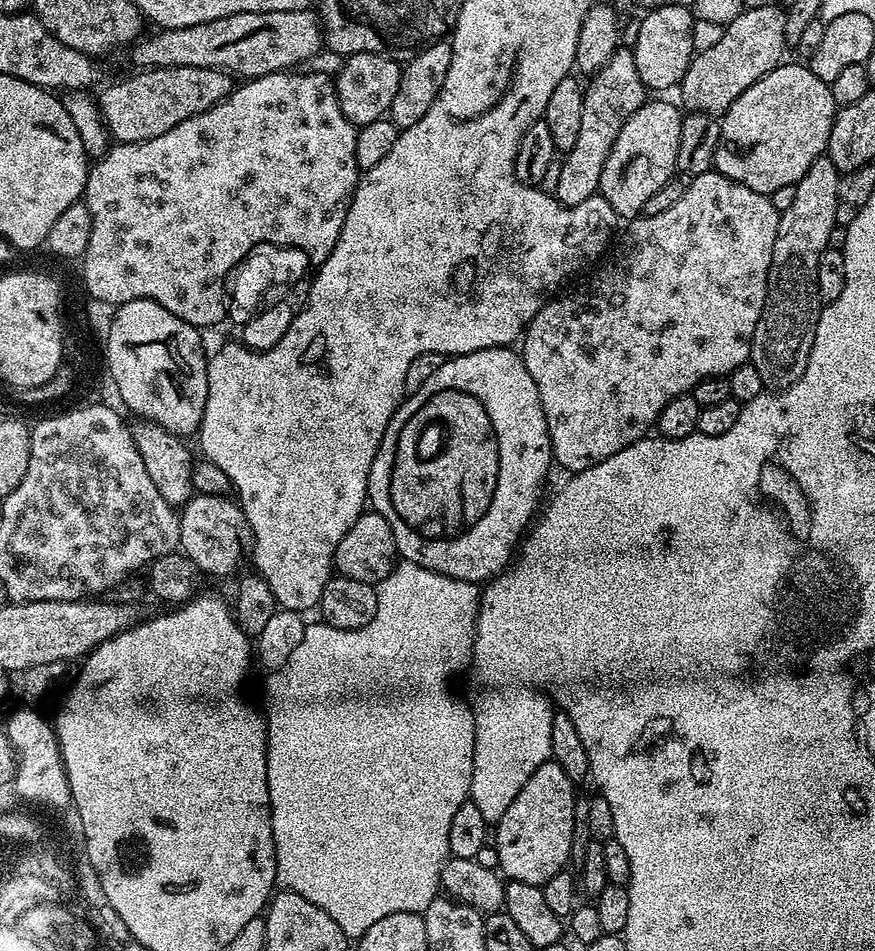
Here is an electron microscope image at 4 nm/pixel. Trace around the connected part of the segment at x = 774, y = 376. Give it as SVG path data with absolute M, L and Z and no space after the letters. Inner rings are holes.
M827 155L819 156L814 166L810 166L810 170L806 170L806 174L796 183L794 202L790 208L780 214L772 251L772 268L768 272L768 293L754 330L750 357L750 363L754 370L758 370L758 378L762 378L765 389L783 390L790 387L798 382L798 378L802 378L806 362L810 362L810 350L814 346L814 334L822 307L818 270L822 266L822 253L828 248L830 232L837 226L835 207L840 177L841 173L836 171L834 162Z

